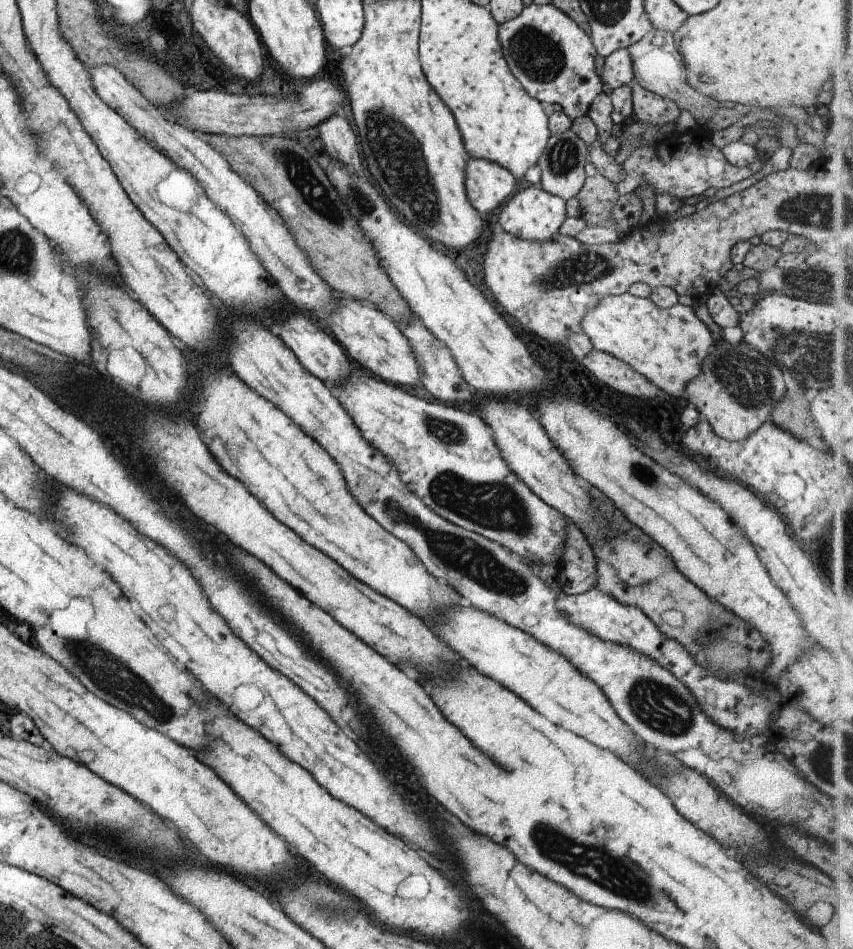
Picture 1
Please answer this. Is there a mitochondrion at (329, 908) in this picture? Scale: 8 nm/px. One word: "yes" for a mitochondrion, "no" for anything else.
yes

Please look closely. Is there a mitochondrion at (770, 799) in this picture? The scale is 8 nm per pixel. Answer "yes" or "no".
no

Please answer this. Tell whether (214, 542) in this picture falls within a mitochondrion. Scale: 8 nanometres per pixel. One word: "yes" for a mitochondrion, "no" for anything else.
no

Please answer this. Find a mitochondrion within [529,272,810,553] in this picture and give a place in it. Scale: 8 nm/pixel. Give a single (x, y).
(748, 381)

